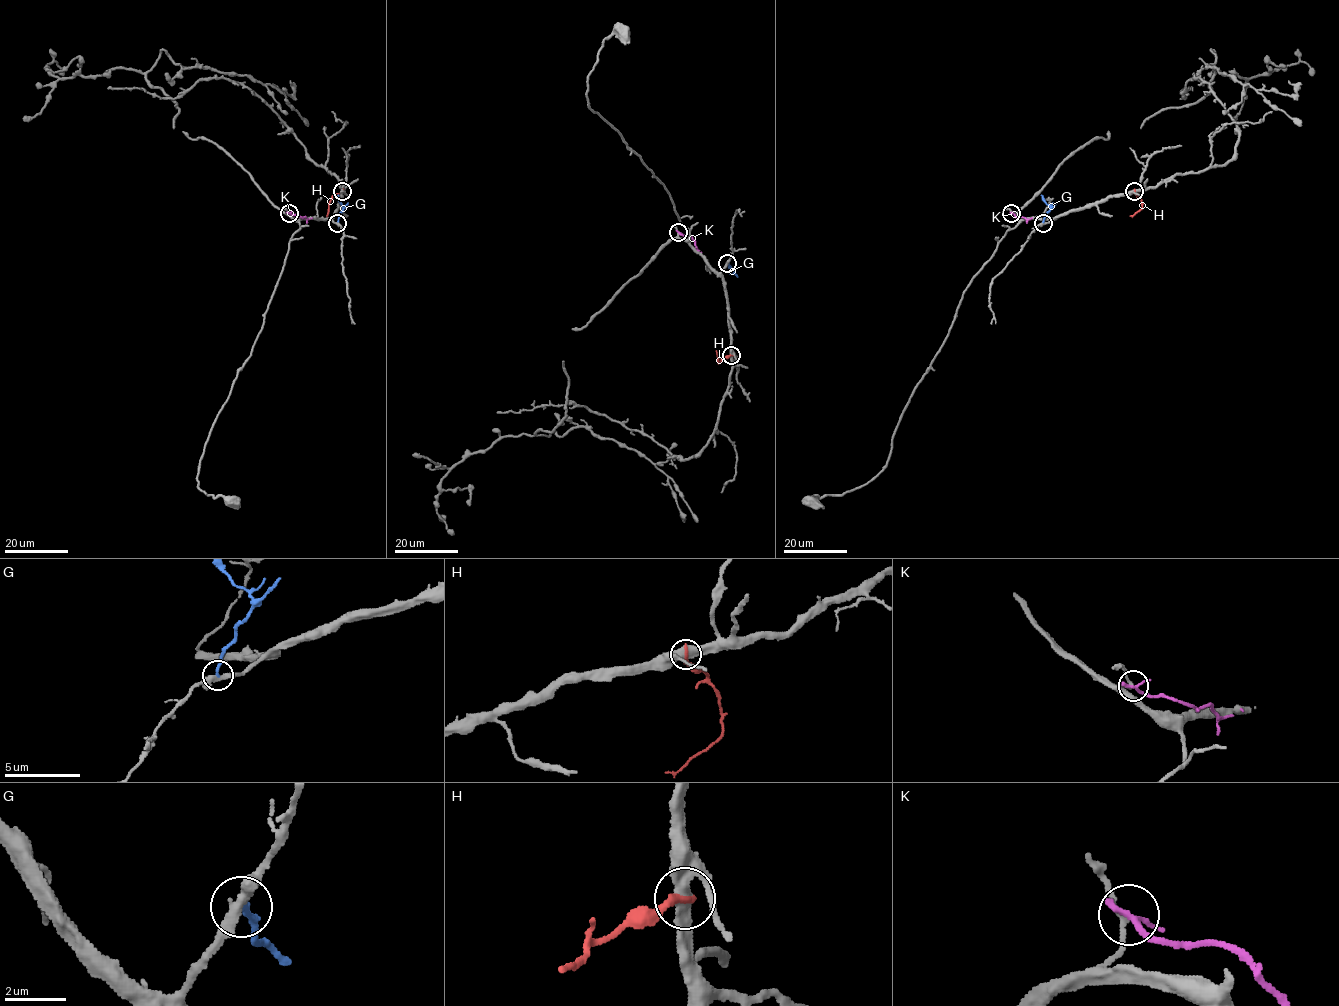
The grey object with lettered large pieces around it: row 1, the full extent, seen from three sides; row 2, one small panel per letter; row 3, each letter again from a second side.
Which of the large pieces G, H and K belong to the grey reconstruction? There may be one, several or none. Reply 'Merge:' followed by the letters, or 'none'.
Merge: G

